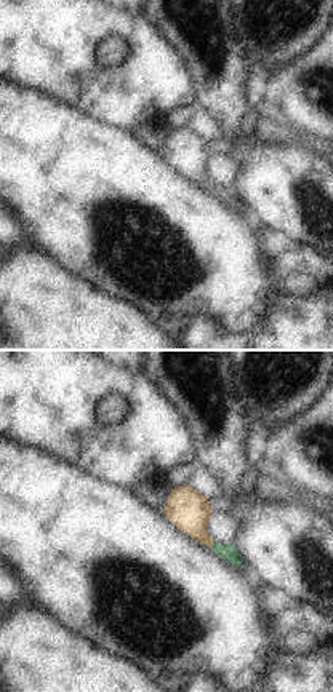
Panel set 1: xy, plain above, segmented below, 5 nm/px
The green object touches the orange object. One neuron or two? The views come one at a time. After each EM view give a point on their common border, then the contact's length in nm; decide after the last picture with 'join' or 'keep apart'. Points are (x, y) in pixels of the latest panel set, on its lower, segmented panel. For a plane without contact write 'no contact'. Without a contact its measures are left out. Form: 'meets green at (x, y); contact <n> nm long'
meets green at (213, 544); contact 40 nm long

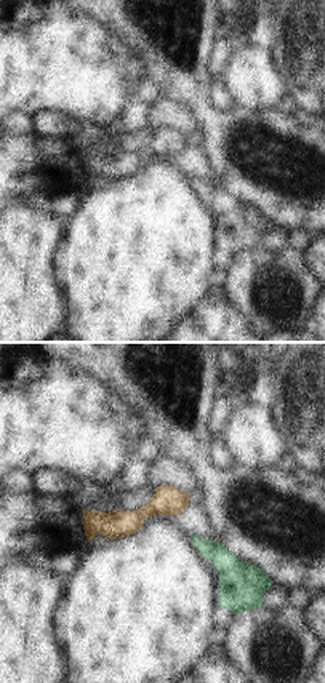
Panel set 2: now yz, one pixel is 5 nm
no contact

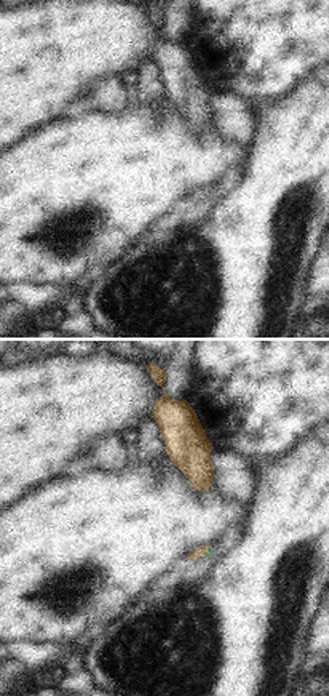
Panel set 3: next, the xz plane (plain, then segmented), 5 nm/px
meets green at (206, 552); contact 70 nm long

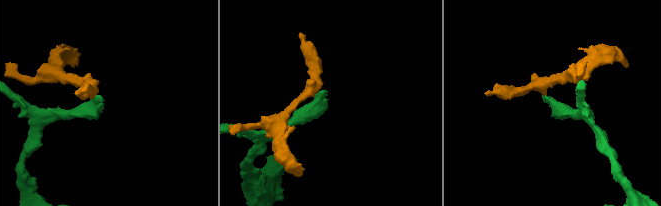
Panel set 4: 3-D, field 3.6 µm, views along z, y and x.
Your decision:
join

